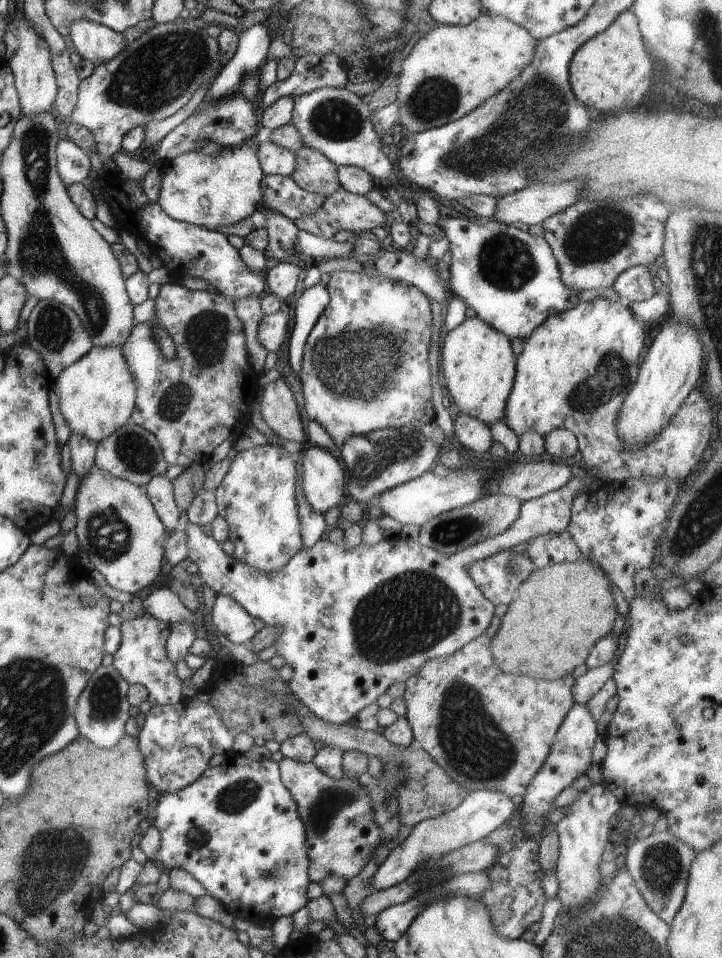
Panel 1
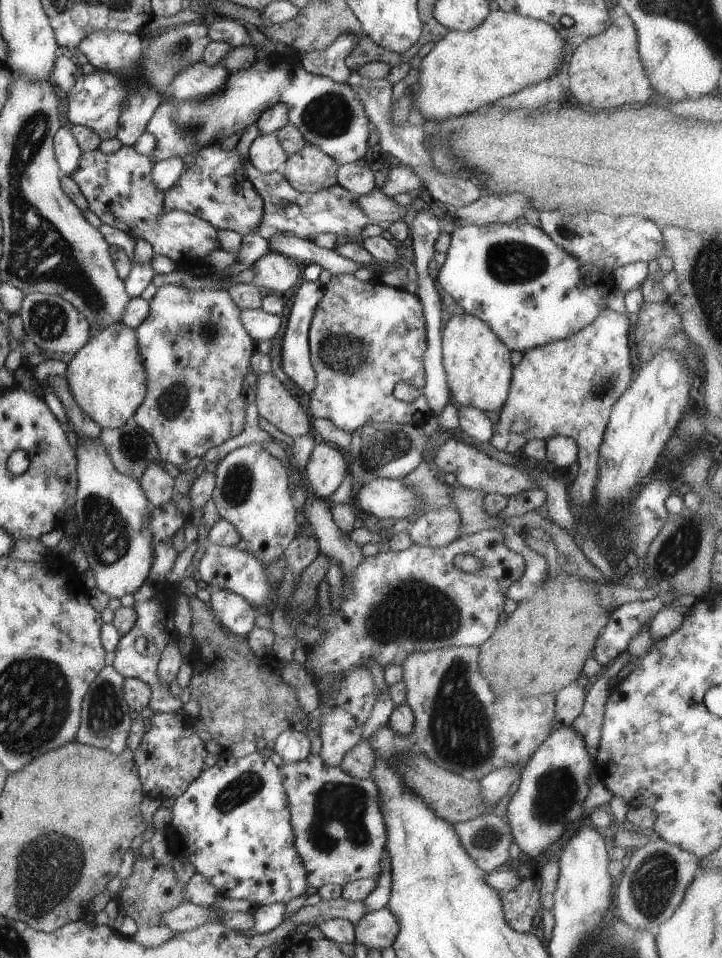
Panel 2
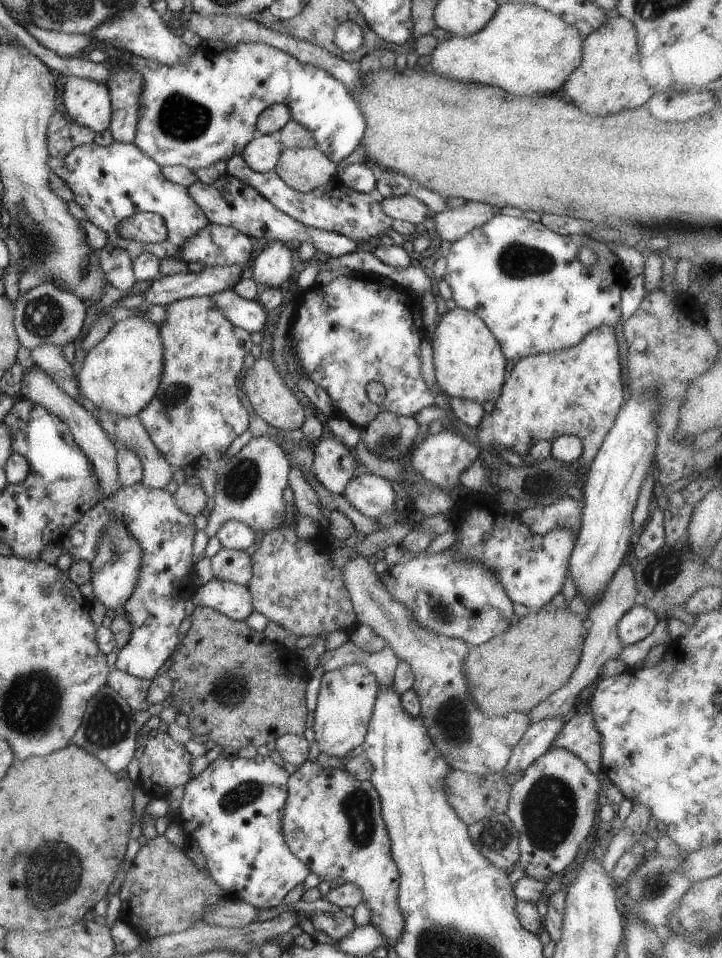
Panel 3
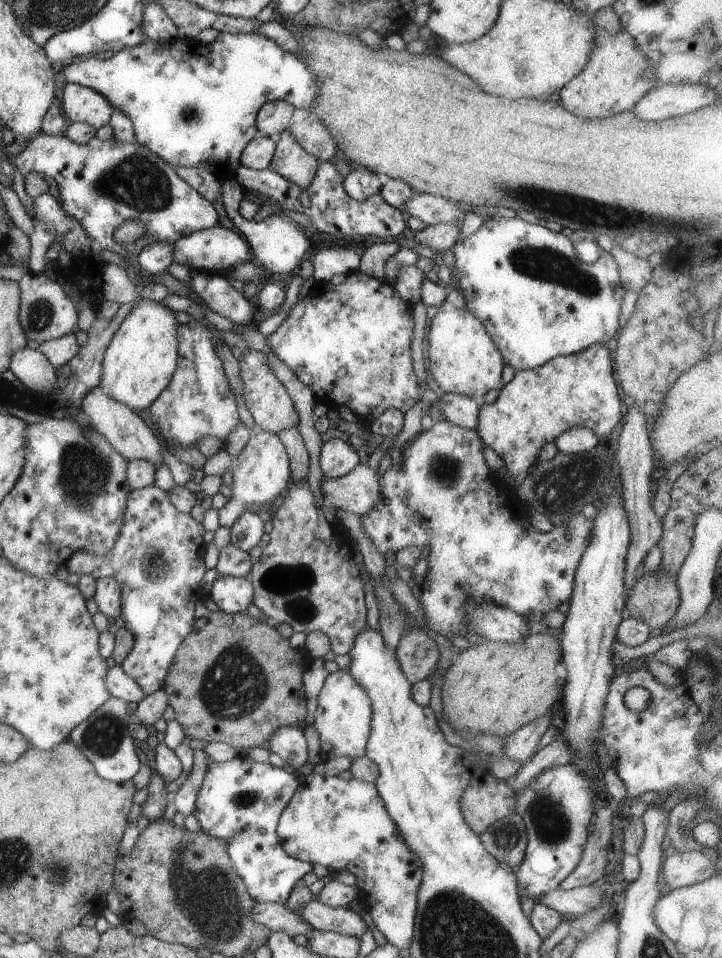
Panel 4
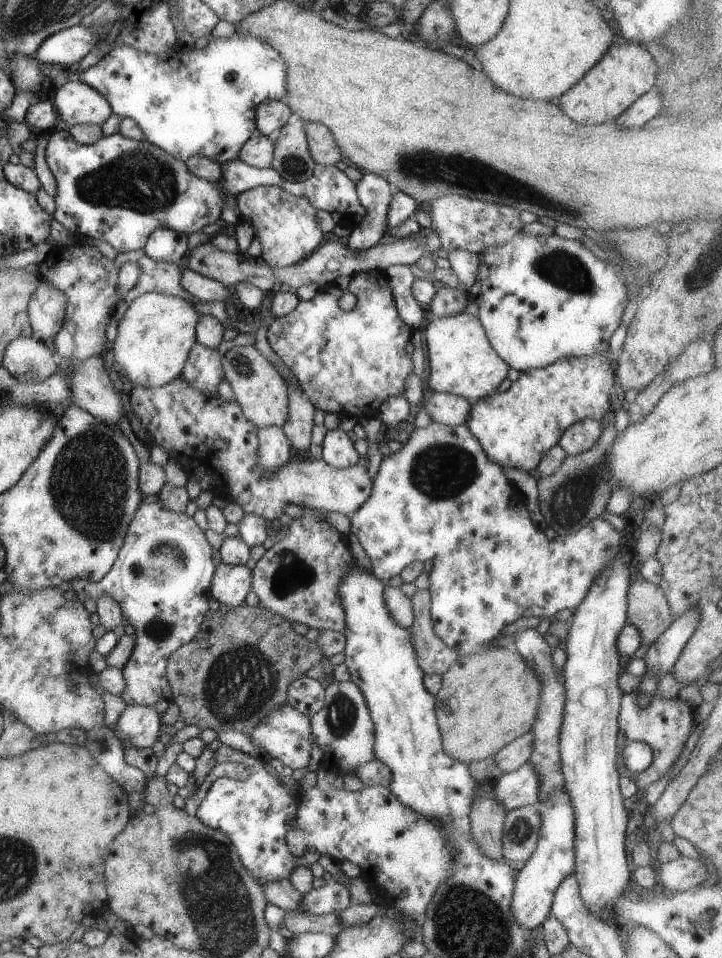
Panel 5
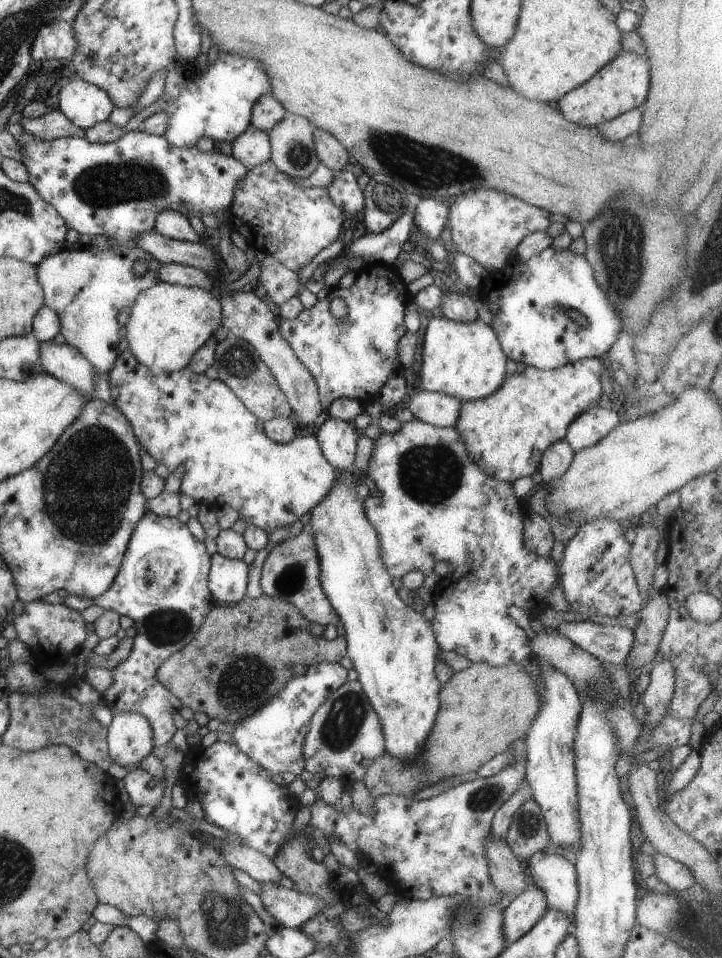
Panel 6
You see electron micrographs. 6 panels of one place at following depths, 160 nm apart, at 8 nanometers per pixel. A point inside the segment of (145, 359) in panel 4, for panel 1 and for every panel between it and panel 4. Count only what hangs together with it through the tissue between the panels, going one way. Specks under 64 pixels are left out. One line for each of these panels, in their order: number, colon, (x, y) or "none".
1: (96, 393)
2: (105, 377)
3: (119, 375)

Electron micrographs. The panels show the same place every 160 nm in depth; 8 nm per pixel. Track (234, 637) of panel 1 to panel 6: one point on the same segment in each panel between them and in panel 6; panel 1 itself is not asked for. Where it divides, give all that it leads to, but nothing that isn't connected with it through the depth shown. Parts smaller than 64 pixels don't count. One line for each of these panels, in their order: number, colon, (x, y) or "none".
2: (233, 613)
3: (233, 601)
4: (231, 595)
5: (230, 584)
6: (227, 579)

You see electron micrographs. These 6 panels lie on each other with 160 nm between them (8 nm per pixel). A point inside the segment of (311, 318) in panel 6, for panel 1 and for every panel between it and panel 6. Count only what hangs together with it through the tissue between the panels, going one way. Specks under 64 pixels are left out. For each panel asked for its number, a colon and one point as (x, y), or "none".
1: (364, 366)
2: (364, 337)
3: (354, 330)
4: (350, 343)
5: (347, 362)

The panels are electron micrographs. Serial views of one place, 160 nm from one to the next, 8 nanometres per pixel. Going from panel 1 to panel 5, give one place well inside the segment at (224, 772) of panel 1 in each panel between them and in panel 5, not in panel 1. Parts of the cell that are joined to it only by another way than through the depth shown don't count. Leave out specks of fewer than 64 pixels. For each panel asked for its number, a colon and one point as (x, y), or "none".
2: (232, 823)
3: (232, 810)
4: (239, 802)
5: (254, 814)

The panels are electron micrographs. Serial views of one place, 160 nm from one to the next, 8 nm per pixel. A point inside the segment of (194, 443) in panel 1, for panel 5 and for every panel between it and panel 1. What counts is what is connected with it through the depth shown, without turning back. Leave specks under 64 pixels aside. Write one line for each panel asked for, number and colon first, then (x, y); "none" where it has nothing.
2: (195, 352)
3: (196, 411)
4: (197, 401)
5: (202, 369)

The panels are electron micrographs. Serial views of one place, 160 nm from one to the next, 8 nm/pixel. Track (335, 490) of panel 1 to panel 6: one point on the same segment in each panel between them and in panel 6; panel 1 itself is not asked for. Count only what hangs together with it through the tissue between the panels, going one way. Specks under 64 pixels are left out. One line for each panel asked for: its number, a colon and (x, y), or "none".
2: (326, 467)
3: (333, 465)
4: (336, 458)
5: (337, 451)
6: (337, 440)

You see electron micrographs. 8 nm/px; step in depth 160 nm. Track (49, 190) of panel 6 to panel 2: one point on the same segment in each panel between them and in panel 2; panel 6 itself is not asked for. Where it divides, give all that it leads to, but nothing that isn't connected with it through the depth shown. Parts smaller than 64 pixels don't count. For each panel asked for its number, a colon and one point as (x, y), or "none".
2: (117, 187)
3: (111, 183)
4: (102, 183)
5: (116, 189)

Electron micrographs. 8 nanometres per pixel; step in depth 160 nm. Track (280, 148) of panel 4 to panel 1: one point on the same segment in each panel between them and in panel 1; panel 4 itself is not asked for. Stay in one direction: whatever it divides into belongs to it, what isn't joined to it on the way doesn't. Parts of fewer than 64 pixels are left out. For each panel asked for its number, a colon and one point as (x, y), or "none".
1: (313, 172)
2: (309, 170)
3: (302, 170)

